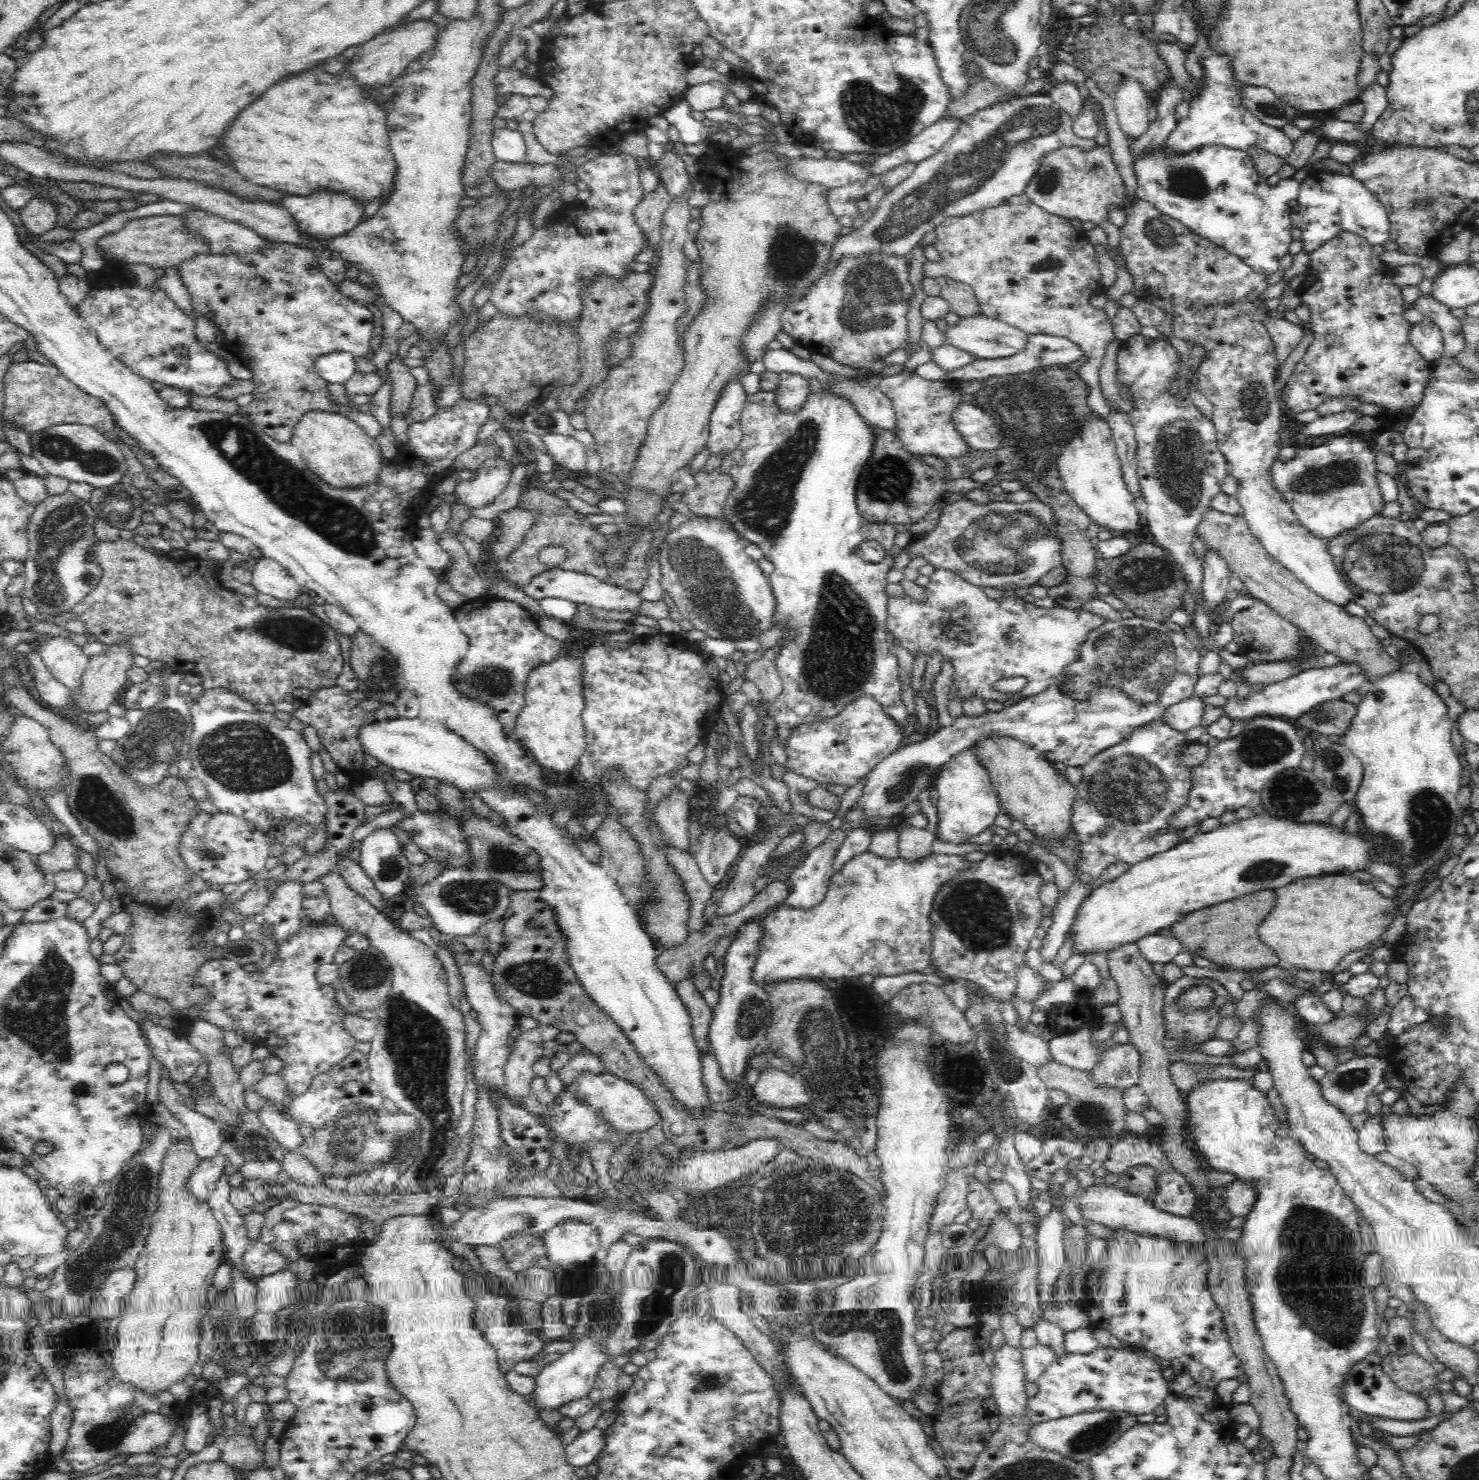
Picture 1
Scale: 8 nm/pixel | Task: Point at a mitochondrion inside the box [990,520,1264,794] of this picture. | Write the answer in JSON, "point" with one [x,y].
{"point":[1132,664]}

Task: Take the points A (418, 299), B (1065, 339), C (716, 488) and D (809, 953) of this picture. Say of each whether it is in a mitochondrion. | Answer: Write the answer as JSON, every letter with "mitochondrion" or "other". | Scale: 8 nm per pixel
{"A":"other","B":"other","C":"mitochondrion","D":"other"}

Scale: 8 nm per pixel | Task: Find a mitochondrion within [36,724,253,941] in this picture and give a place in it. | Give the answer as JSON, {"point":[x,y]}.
{"point":[96,803]}

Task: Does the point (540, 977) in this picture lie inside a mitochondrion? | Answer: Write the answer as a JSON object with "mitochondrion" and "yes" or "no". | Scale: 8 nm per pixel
{"mitochondrion":"yes"}

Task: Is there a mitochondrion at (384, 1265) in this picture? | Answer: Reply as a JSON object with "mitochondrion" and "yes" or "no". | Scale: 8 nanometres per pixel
{"mitochondrion":"no"}

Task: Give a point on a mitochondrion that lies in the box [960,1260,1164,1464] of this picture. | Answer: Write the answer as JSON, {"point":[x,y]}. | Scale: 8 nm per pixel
{"point":[1098,1434]}

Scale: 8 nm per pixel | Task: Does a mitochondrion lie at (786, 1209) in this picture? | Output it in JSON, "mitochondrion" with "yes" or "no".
{"mitochondrion":"yes"}

